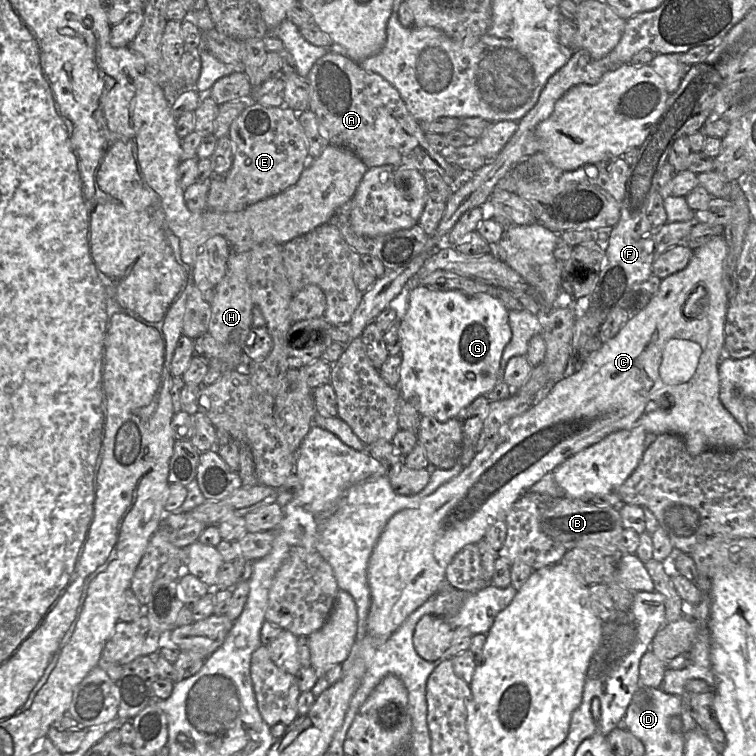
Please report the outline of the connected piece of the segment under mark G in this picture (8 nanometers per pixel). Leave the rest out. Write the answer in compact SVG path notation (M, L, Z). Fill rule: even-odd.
M417 285L409 290L407 309L400 320L401 338L401 365L398 390L402 399L411 403L421 416L432 416L440 422L457 418L464 408L470 405L477 397L487 395L498 383L498 372L501 357L506 345L510 342L512 331L509 325L509 310L493 294L480 293L473 296L460 291L437 291L424 285Z

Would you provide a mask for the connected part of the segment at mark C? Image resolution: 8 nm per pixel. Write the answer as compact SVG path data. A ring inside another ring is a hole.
M716 236L711 241L694 250L688 265L681 271L661 280L658 292L652 295L648 305L631 315L627 323L612 339L603 342L601 348L591 354L586 360L580 362L578 370L571 375L563 377L556 382L550 392L538 403L532 405L525 413L515 416L503 424L498 432L477 447L477 453L472 461L463 468L461 473L438 487L432 494L423 498L417 508L404 509L395 513L381 532L368 561L367 578L371 594L371 605L367 617L367 635L374 638L379 644L386 641L389 636L398 629L405 619L430 597L435 595L446 584L445 576L447 566L455 555L469 544L477 544L486 534L489 526L496 520L505 519L507 513L524 492L539 481L547 473L551 473L556 467L570 456L578 453L586 447L600 442L609 434L619 430L643 428L646 432L656 435L662 433L674 433L679 435L685 442L686 448L691 455L700 455L712 449L739 449L748 446L748 436L741 425L726 410L719 399L720 379L718 367L724 356L724 327L728 310L728 295L723 283L725 262L728 257L728 246L724 236ZM697 287L703 287L707 294L706 304L697 316L687 318L683 311L686 308L690 295Z

